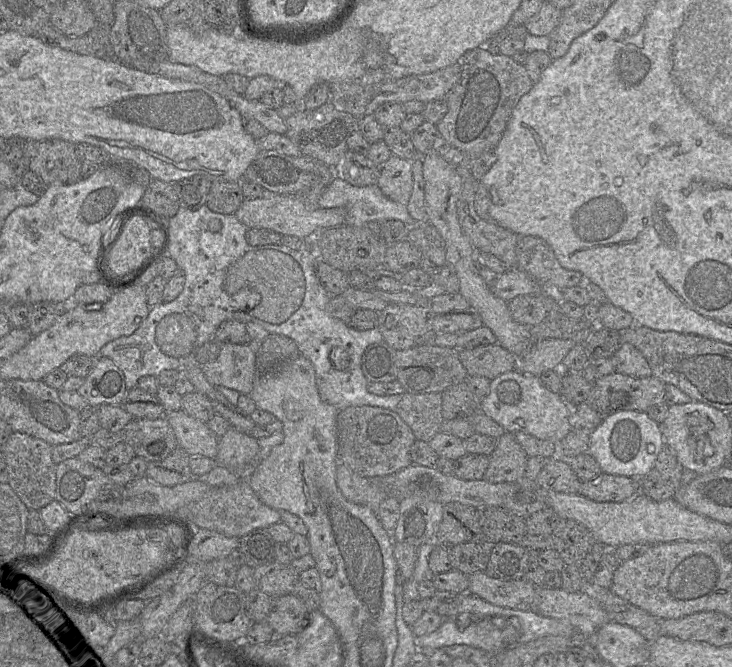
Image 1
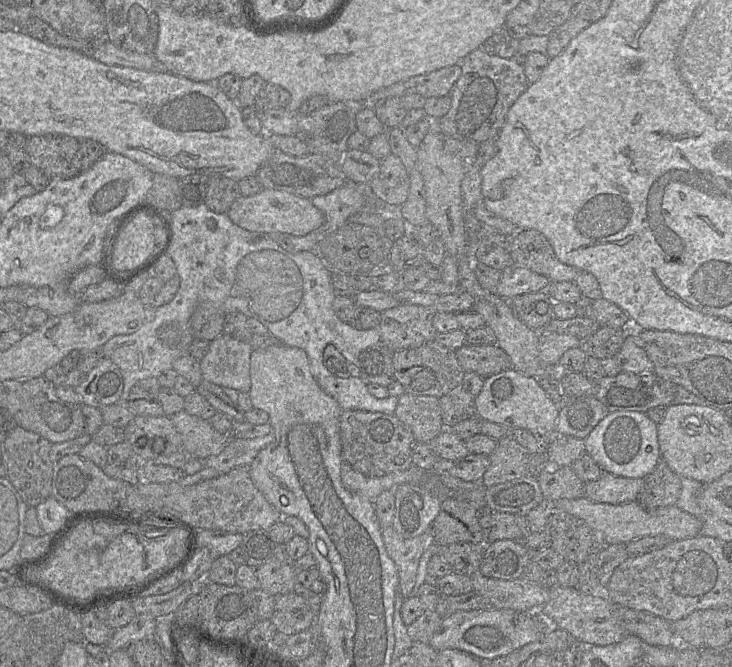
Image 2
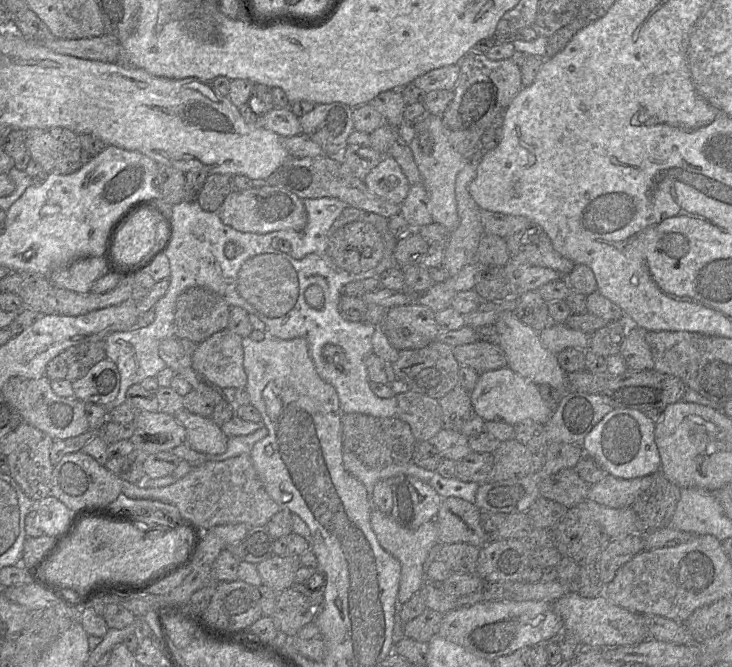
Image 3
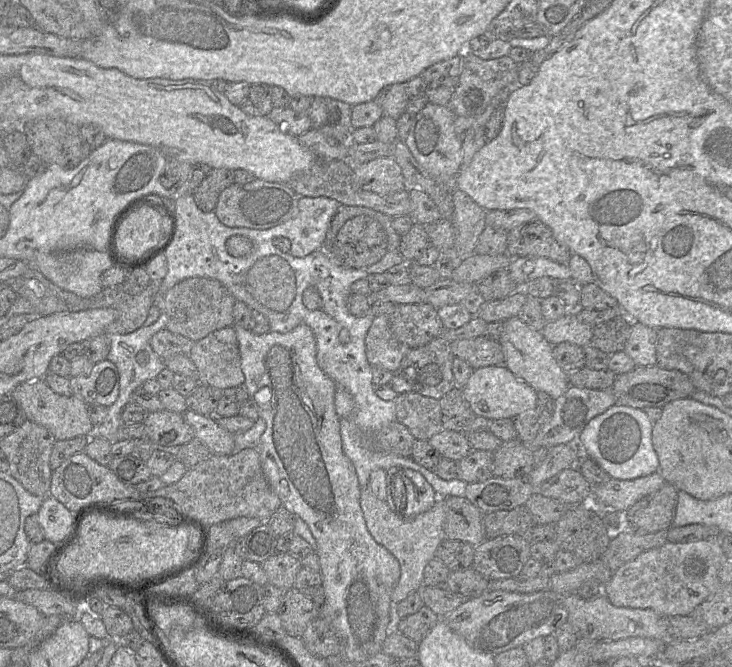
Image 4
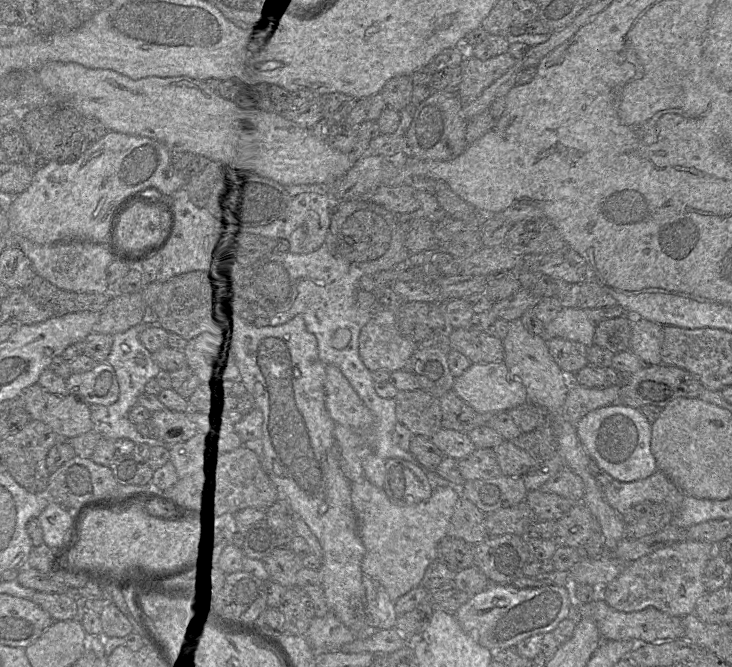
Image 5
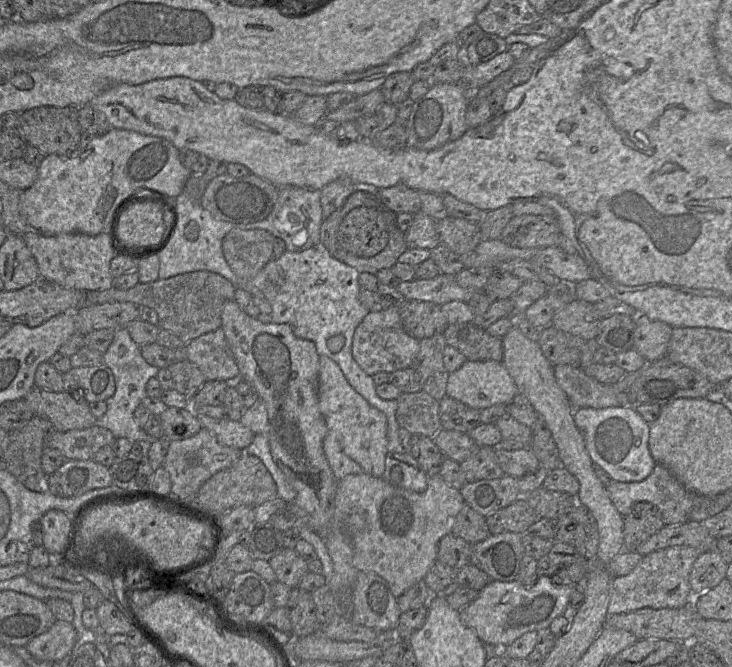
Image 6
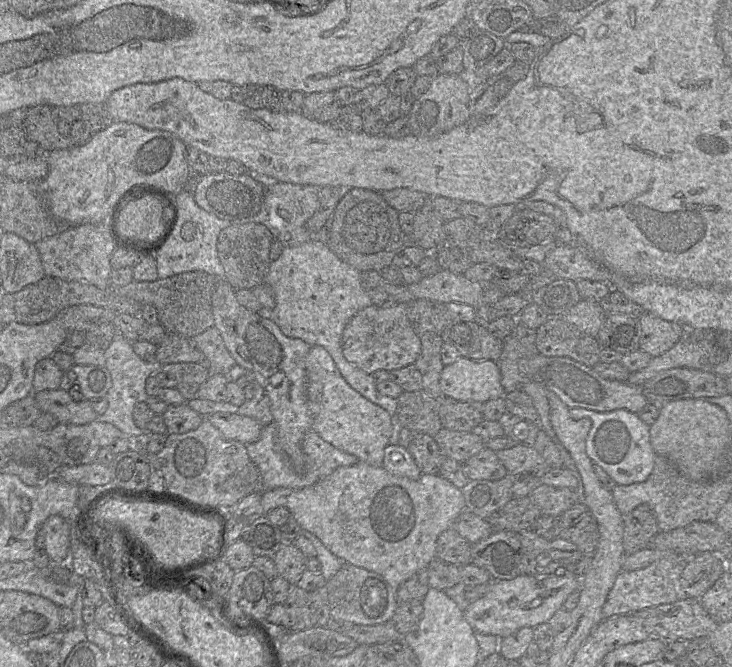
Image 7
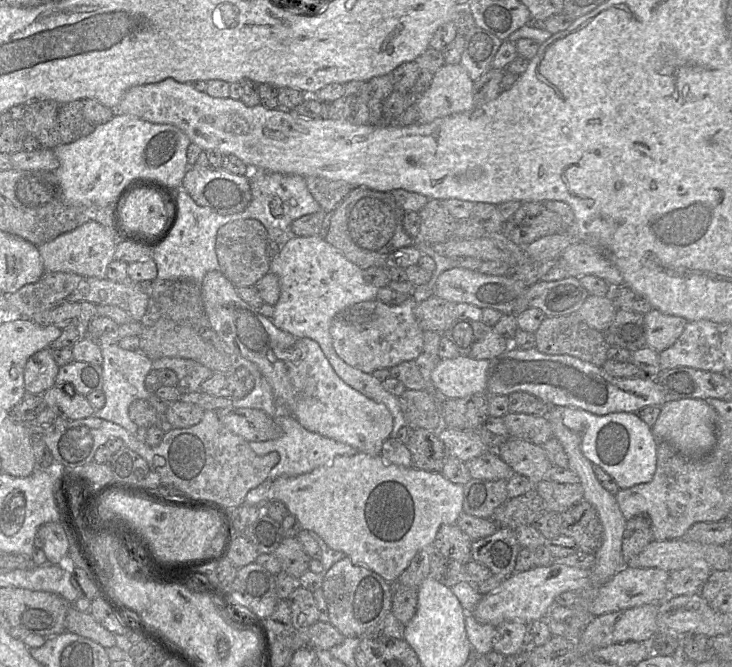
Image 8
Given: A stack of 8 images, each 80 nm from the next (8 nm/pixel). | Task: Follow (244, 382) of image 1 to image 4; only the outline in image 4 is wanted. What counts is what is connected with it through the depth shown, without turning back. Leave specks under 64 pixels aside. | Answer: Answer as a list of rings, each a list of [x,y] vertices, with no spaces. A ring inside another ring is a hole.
[[[234,327],[215,330],[194,342],[188,356],[198,370],[199,384],[219,390],[244,384]]]

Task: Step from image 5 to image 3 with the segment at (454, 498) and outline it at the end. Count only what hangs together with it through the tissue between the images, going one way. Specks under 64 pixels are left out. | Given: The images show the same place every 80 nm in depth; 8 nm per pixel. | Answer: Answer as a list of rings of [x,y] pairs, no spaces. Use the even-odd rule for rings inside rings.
[[[373,508],[371,511],[370,522],[379,544],[401,564],[397,600],[400,604],[403,604],[415,593],[418,593],[422,585],[426,582],[424,562],[430,549],[436,543],[439,543],[436,522],[435,520],[431,520],[415,530],[409,530],[401,527],[390,515],[386,515],[376,508]]]

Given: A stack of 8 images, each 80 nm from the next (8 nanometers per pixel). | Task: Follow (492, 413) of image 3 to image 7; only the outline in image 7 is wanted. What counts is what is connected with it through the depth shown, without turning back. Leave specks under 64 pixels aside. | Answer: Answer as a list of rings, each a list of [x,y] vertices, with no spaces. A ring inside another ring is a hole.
[[[459,357],[445,365],[440,376],[442,395],[458,401],[478,401],[504,397],[497,361]]]

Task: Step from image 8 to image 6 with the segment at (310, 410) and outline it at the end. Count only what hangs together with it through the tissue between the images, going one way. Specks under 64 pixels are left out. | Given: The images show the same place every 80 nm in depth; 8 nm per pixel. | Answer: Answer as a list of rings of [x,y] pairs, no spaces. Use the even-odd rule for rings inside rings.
[[[327,356],[319,357],[318,401],[328,432],[334,432],[337,435],[344,453],[357,462],[366,474],[382,478],[385,471],[386,454],[388,453],[387,418],[384,413],[371,406],[353,389],[338,364]]]

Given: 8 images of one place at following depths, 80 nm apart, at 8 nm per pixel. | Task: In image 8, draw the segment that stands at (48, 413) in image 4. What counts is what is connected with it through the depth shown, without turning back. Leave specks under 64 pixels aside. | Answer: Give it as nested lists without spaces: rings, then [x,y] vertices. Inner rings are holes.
[[[53,386],[43,394],[46,406],[51,408],[60,418],[78,420],[95,414],[86,396],[81,394],[69,395],[58,386]]]

